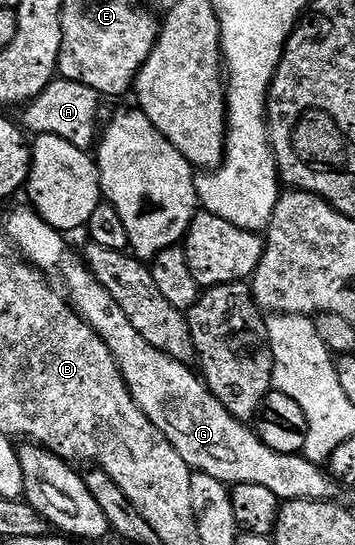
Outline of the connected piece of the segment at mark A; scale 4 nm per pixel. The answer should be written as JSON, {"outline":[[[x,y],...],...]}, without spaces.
{"outline":[[[55,77],[47,85],[47,89],[39,93],[39,97],[35,97],[20,108],[19,123],[26,132],[34,136],[63,137],[63,141],[71,141],[71,145],[75,145],[81,151],[89,151],[96,148],[99,143],[97,122],[101,119],[101,103],[103,103],[103,96],[95,89],[79,81]]]}

